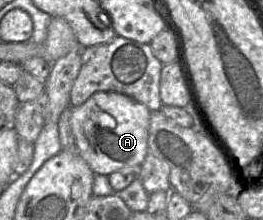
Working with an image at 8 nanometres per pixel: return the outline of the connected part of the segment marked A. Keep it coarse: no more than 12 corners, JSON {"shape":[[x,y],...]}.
{"shape":[[99,91],[71,108],[78,154],[95,174],[139,168],[151,111]]}

